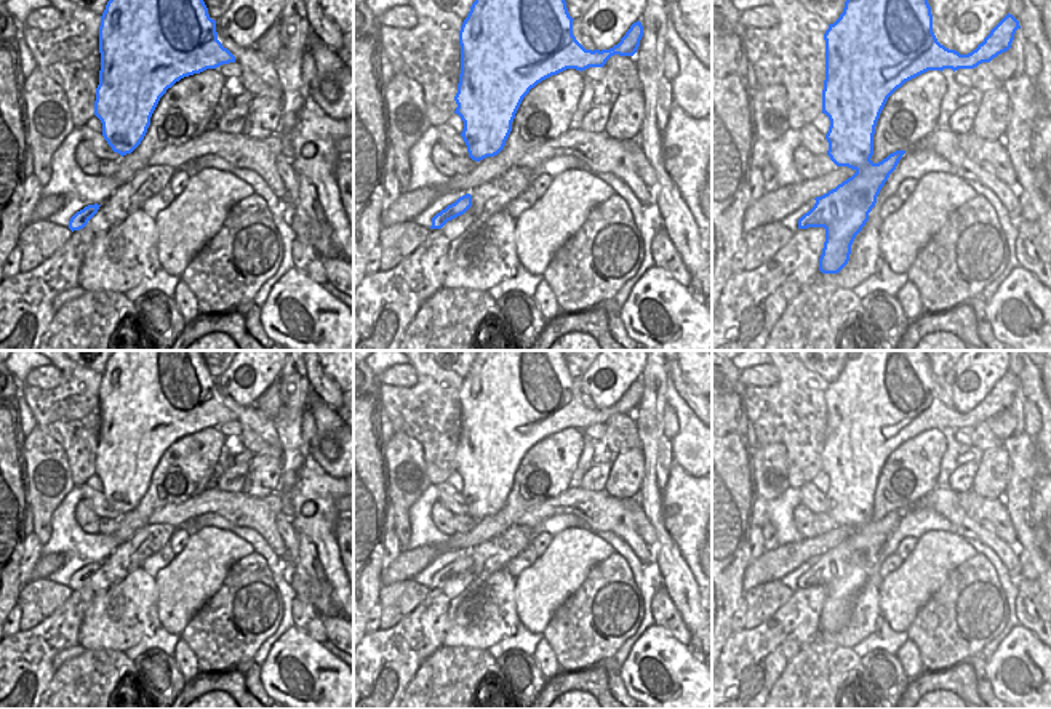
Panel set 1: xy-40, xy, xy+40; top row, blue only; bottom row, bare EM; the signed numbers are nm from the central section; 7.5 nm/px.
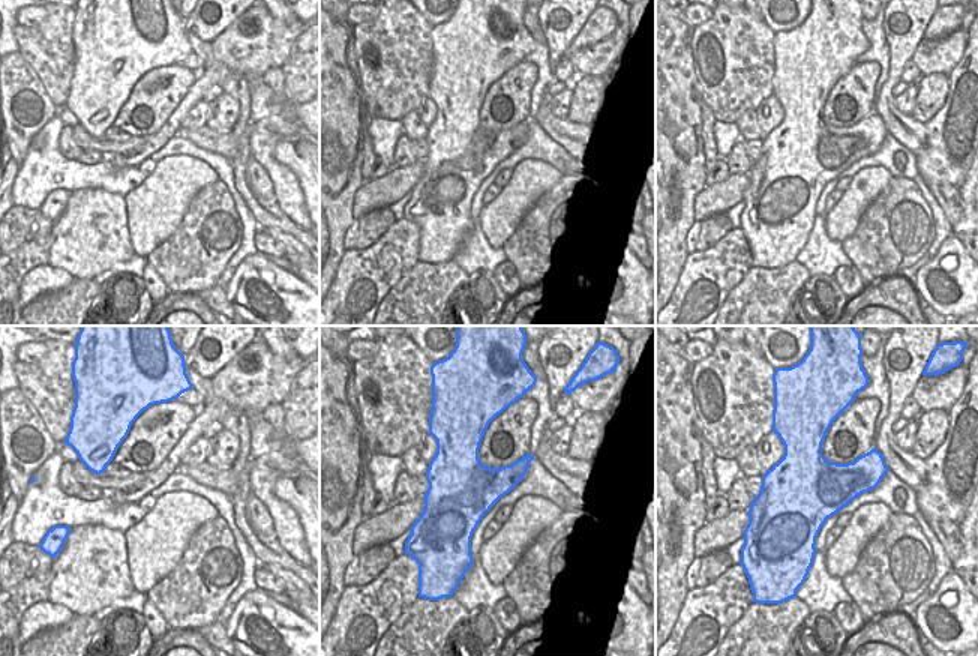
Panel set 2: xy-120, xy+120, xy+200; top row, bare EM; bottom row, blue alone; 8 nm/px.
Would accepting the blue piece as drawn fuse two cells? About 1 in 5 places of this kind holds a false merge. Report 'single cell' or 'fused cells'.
single cell

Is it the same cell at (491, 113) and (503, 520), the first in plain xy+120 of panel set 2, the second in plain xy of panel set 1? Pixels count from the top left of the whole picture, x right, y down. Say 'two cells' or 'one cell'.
one cell

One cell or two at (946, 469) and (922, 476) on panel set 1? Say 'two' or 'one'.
two

